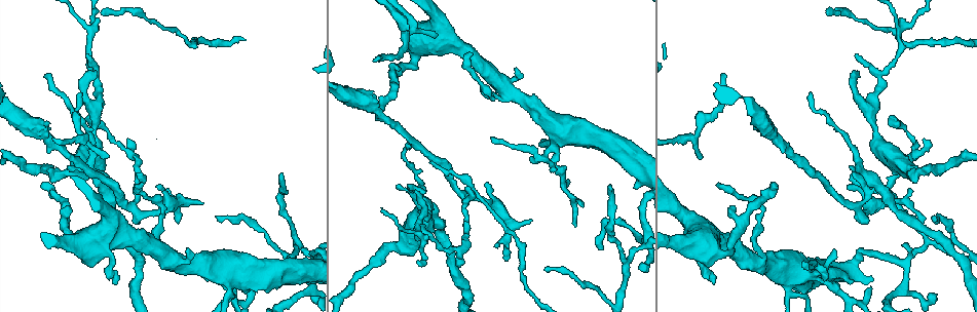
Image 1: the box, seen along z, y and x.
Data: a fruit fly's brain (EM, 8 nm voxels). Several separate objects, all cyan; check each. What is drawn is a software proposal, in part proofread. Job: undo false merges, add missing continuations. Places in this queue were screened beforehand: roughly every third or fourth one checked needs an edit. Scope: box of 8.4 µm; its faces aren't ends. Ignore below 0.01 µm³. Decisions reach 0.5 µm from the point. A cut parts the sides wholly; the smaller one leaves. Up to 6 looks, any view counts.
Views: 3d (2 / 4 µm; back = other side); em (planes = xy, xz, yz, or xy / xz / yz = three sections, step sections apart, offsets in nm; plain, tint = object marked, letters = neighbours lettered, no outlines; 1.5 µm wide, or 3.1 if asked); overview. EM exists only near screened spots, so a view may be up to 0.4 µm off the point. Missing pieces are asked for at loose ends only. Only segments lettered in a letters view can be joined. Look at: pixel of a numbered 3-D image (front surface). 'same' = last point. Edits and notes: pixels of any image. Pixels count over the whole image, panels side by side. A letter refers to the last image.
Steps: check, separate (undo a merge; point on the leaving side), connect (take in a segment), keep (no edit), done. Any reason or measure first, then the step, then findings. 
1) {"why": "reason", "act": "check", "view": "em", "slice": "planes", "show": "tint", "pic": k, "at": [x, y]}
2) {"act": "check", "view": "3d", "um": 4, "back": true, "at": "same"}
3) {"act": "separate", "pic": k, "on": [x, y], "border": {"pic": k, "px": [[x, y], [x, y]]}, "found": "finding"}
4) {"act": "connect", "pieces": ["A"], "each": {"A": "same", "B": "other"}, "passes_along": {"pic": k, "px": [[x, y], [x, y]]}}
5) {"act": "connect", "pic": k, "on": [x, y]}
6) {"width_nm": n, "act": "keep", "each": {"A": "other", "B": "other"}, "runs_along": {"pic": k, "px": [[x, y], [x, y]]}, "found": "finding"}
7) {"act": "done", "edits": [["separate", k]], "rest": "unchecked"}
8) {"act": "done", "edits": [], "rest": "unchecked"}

{"why": "free end", "act": "check", "view": "em", "slice": "xz", "step": 4, "show": "letters", "pic": 1, "at": [834, 248]}

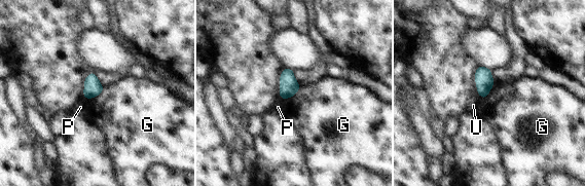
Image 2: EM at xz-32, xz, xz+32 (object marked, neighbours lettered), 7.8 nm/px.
{"act": "check", "view": "em", "slice": "planes", "show": "letters", "at": "same"}

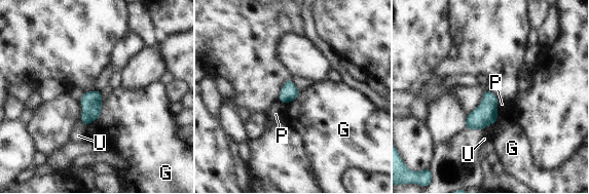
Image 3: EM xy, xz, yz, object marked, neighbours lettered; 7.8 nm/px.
{"width_nm": 130, "act": "keep", "each": {"G": "other", "P": "other", "U": "other"}, "border": {"pic": 3, "px": [[103, 102], [100, 115], [96, 119]]}, "found": "no lettered segment goes on from it"}

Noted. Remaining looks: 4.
{"why": "free end", "act": "check", "view": "3d", "um": 2, "pic": 1, "at": [202, 204]}

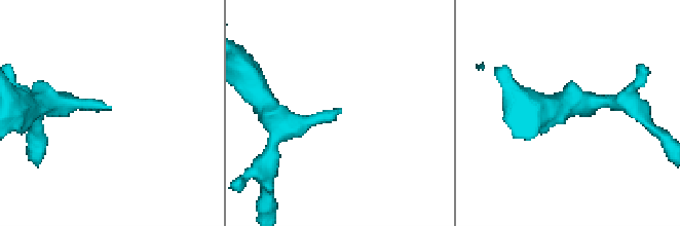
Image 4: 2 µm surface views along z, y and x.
{"why": "need the tissue", "act": "check", "view": "em", "slice": "xy", "step": 8, "show": "letters", "pic": 4, "at": [110, 106]}

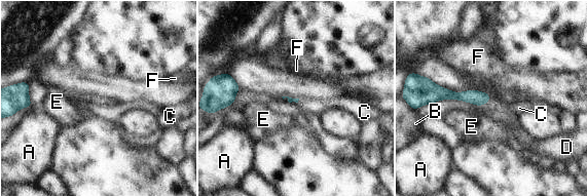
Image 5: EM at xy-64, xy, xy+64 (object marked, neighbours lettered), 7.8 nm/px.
{"act": "check", "view": "em", "slice": "planes", "show": "letters", "at": "same"}

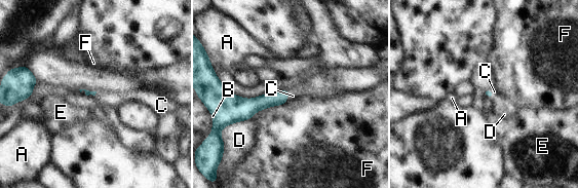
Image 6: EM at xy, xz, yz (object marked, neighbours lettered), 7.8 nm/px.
{"act": "connect", "pieces": ["C"], "each": {"A": "other", "B": "other", "C": "same", "D": "other", "E": "other", "F": "other"}, "passes_along": {"pic": 6, "px": [[277, 98], [287, 96], [293, 96]]}, "found": "it goes on there"}

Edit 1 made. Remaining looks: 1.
{"why": "branch stops here", "act": "check", "view": "em", "slice": "xy", "step": 8, "show": "letters", "pic": 1, "at": [924, 139]}

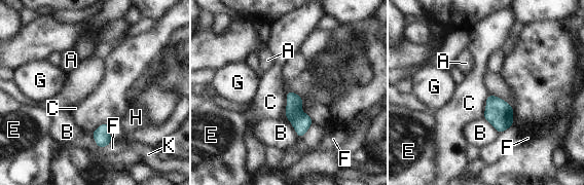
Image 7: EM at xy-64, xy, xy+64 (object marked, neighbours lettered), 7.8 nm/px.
{"width_nm": 130, "act": "keep", "each": {"A": "other", "B": "other", "C": "other", "E": "other", "F": "other", "G": "other", "H": "other", "K": "other"}, "border": {"pic": 7, "px": [[288, 90], [285, 116]]}, "found": "no lettered segment goes on from it"}

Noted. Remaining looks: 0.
{"act": "done", "edits": [["connect", 6]], "rest": "unchecked"}

